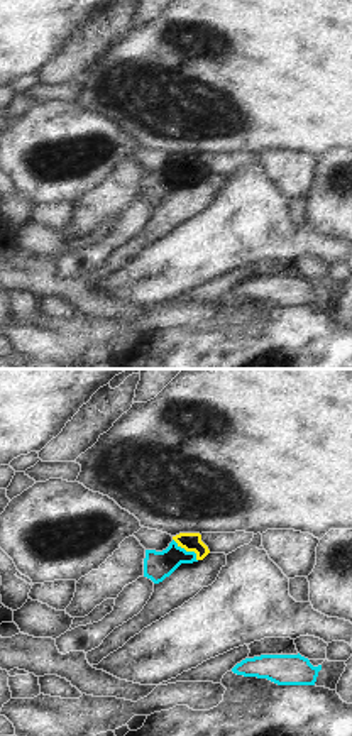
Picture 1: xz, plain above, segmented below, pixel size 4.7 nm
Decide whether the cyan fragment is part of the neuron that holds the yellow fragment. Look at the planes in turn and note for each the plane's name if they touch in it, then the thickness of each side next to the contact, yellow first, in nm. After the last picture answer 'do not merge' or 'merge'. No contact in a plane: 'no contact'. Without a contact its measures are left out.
meets yellow in xz; 100 nm thick on the yellow side, 140 nm on the other

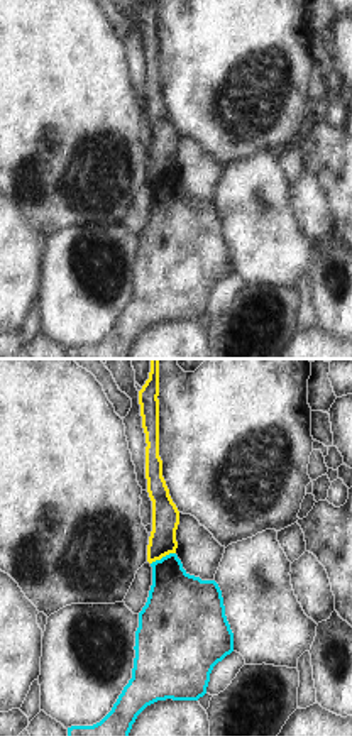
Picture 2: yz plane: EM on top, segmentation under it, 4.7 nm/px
meets yellow in yz; 130 nm thick on the yellow side, 300 nm on the other

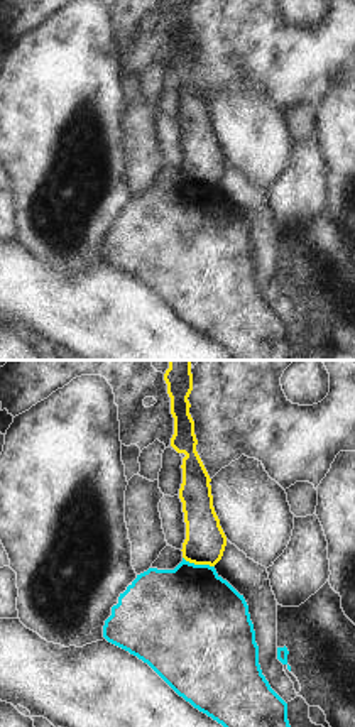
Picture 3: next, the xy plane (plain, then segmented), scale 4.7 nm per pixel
meets yellow in xy; 190 nm thick on the yellow side, 460 nm on the other

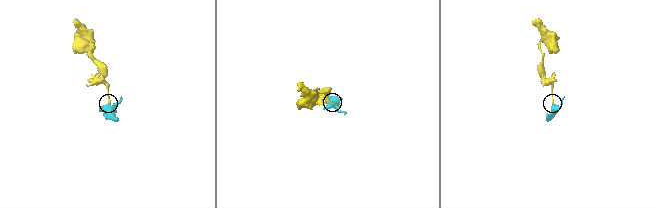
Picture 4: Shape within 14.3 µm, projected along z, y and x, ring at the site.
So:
do not merge

